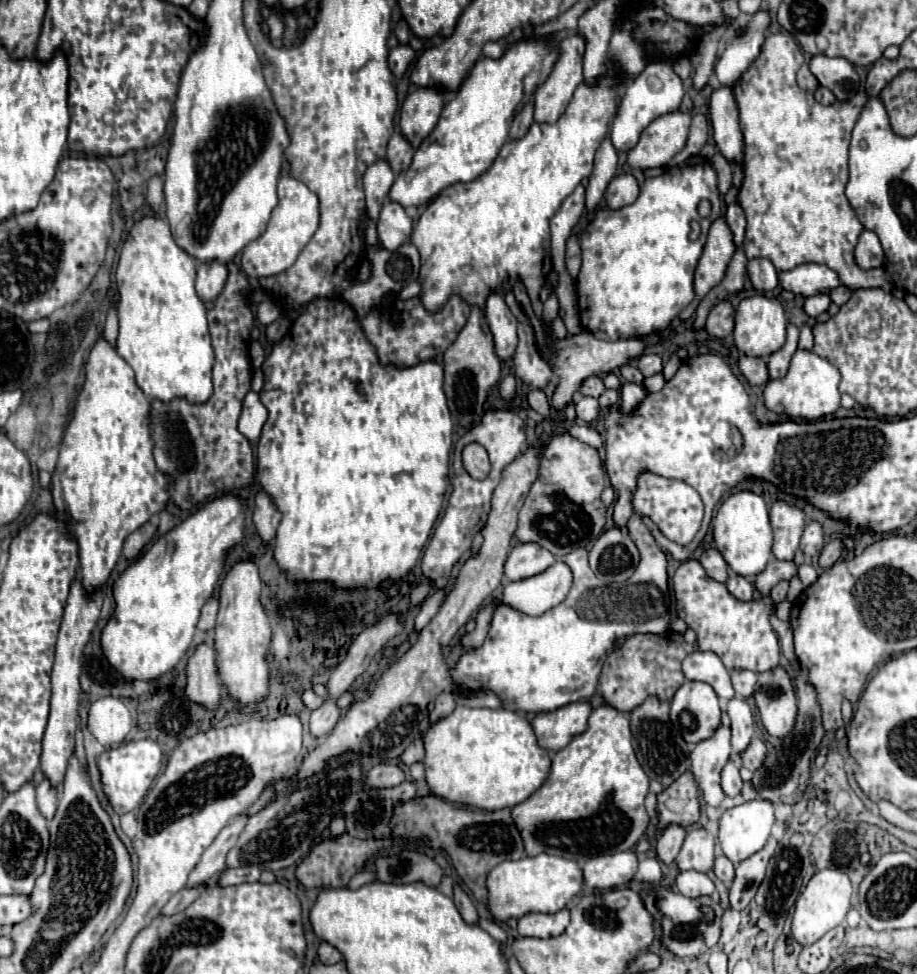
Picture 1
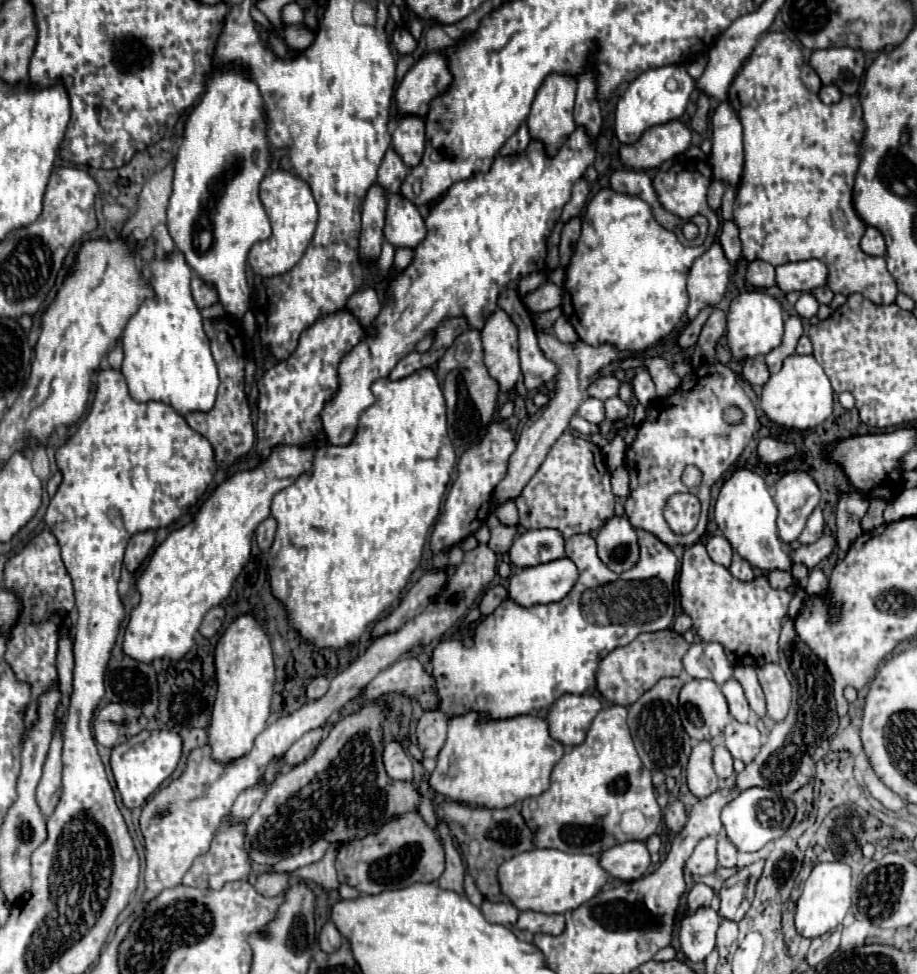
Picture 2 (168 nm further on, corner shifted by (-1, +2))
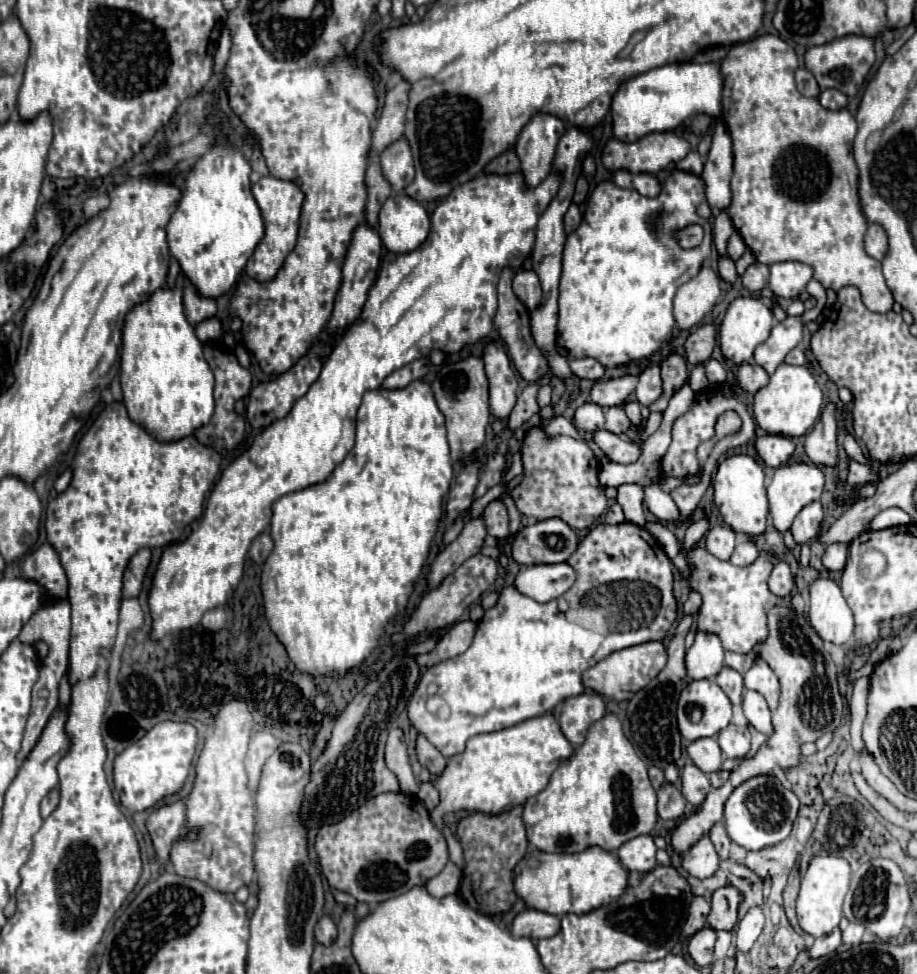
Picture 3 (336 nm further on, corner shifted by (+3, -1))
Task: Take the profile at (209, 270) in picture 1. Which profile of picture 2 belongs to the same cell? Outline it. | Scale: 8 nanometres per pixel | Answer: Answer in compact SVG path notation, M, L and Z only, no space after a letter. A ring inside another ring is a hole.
M196 275L192 277L192 297L194 297L198 309L204 309L204 307L218 303L216 291L212 287L208 287L206 283L202 283L202 279L198 279Z

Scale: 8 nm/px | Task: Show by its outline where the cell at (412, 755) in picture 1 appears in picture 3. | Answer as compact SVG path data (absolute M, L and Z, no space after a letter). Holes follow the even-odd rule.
M418 734L416 738L416 754L418 754L418 762L430 770L430 774L438 776L444 766L446 766L446 758L428 742L428 738L424 734Z

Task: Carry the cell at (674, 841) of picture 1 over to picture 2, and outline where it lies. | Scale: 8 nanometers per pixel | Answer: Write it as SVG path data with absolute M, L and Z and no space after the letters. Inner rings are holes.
M672 801L666 805L664 809L664 821L668 825L668 829L672 831L672 835L678 835L678 831L686 825L686 809L682 801Z

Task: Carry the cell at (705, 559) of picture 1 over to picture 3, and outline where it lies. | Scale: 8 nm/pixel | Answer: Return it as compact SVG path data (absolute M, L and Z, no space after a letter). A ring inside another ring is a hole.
M714 526L706 534L706 550L718 560L728 560L736 548L736 532L726 526Z

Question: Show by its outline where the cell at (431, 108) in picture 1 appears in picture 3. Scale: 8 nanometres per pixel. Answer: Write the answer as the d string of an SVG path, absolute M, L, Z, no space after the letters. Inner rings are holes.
M406 138L392 142L380 156L380 166L394 190L406 188L414 180L414 158Z

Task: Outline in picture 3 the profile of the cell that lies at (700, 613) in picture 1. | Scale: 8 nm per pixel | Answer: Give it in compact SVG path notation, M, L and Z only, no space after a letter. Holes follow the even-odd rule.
M702 546L690 548L686 554L690 566L690 578L686 580L690 590L702 596L702 606L698 610L698 630L716 634L724 650L750 654L754 646L768 638L768 614L774 606L782 604L782 598L772 594L768 588L768 576L778 564L778 558L770 552L762 552L754 564L746 568L732 566L730 562L720 562L708 554Z

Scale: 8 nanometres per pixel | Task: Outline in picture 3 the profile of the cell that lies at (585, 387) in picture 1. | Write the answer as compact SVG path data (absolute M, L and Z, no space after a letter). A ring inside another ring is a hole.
M622 376L622 378L612 378L612 380L598 380L592 386L590 398L594 404L608 408L608 406L620 406L626 402L626 398L632 394L636 388L638 378L636 376Z

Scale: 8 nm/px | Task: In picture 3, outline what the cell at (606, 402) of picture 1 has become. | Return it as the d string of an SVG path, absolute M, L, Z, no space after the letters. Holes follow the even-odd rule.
M610 406L606 410L606 430L612 434L624 434L630 428L630 418L622 406Z

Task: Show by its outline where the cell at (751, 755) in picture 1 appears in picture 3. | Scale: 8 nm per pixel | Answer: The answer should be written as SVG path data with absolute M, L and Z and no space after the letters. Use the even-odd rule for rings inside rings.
M736 724L726 726L726 730L722 730L718 734L718 744L720 744L724 756L734 758L734 760L742 760L750 752L748 726L736 726Z

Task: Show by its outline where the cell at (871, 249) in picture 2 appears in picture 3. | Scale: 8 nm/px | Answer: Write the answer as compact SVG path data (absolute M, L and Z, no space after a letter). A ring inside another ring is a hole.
M870 224L868 232L866 232L866 238L864 238L864 246L866 246L868 256L872 256L876 260L882 260L886 250L888 250L888 240L886 240L884 228L878 226L878 224Z

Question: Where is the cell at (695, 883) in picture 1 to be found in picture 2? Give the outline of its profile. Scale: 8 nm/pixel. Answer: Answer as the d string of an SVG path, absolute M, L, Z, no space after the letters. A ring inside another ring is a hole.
M694 883L694 887L688 893L688 911L694 913L700 907L710 907L712 897L714 897L714 891L708 885Z

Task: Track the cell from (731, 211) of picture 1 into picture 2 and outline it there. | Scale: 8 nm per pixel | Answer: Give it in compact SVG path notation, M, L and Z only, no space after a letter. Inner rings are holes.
M724 221L718 241L720 241L722 249L724 249L724 255L726 255L728 263L732 267L736 267L740 263L740 259L742 259L742 243L738 239L738 227L732 221Z

